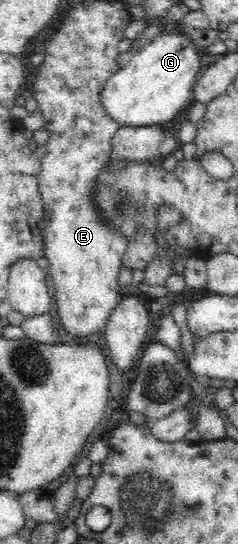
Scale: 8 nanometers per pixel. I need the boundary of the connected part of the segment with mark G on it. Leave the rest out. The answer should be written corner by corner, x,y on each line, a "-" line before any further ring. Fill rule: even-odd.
162,32
142,46
127,65
120,68
101,88
101,107
107,116
123,127
144,127
173,120
181,108
189,105
192,90
201,70
201,49
185,35

